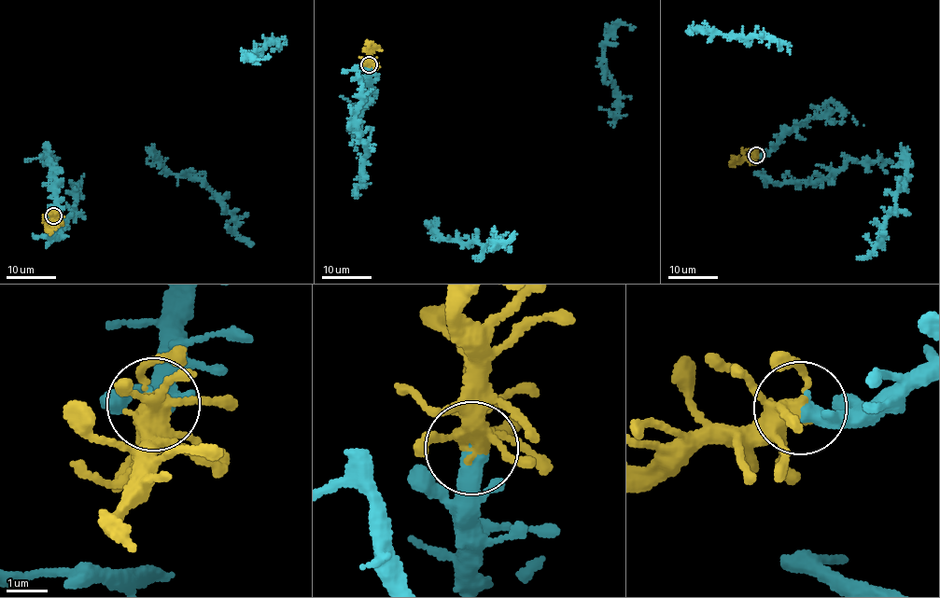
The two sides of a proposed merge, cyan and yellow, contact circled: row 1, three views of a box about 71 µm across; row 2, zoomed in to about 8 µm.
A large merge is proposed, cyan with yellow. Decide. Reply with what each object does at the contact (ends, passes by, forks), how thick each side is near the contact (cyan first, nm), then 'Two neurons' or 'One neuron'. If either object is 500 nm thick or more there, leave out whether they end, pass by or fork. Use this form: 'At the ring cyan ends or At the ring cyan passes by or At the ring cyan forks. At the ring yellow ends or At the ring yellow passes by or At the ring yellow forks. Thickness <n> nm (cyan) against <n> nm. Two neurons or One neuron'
At the ring cyan ends. At the ring yellow forks. Thickness 400 nm (cyan) against 360 nm. One neuron

